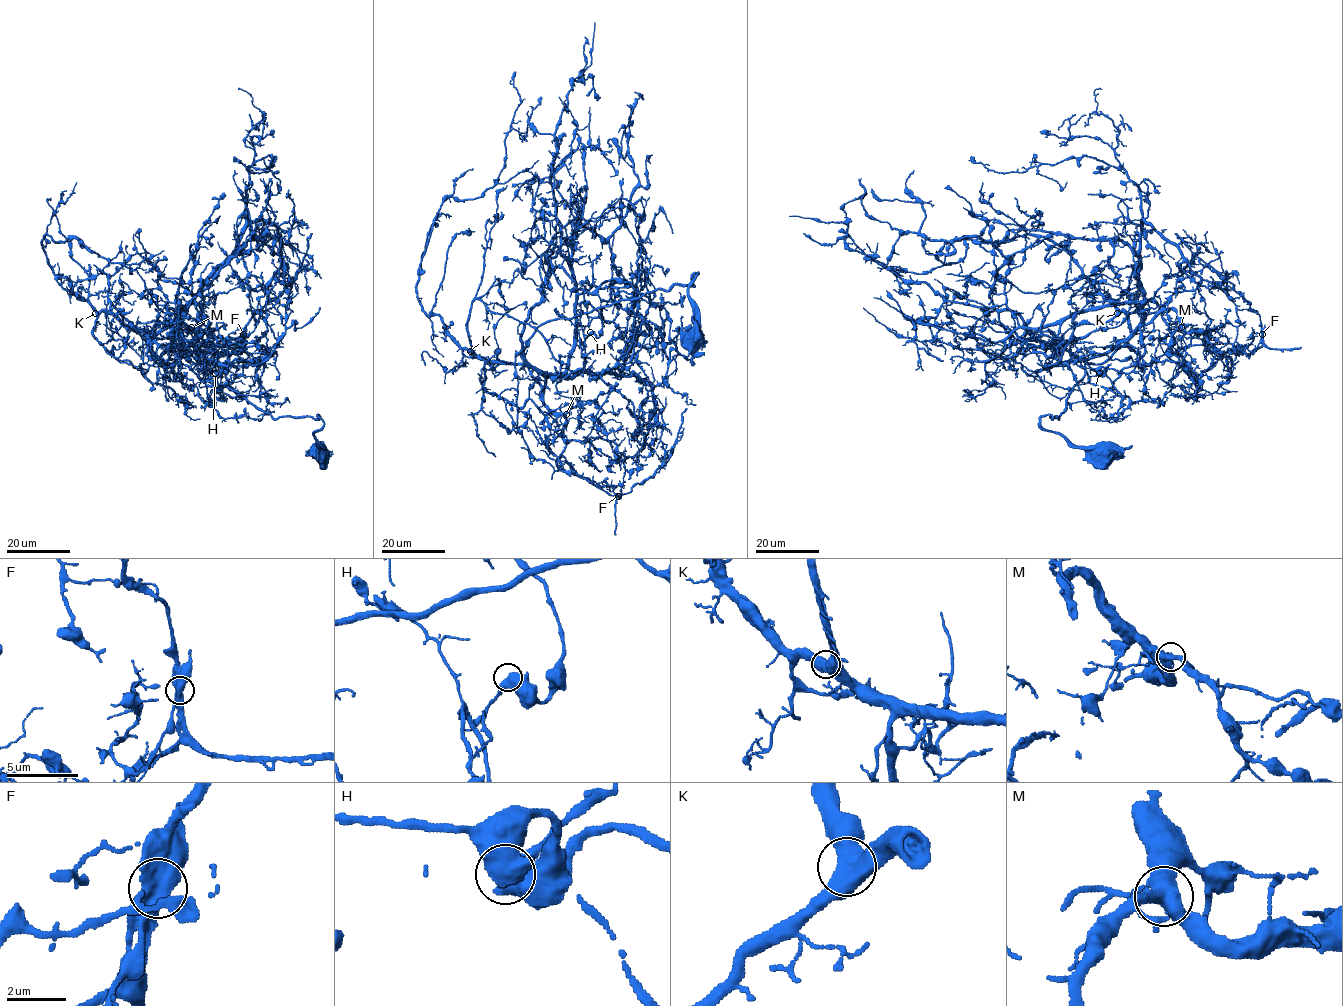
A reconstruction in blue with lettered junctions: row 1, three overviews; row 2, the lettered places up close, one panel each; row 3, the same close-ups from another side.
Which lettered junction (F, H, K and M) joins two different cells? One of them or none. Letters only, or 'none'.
F

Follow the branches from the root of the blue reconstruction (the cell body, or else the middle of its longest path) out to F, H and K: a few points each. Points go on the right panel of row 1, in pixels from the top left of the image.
F: (1100, 453), (1039, 424), (1087, 363), (1165, 310), (1246, 353), (1262, 333)
H: (1100, 453), (1039, 419), (1058, 418), (1084, 365), (1125, 342), (1088, 358), (1034, 351), (1099, 373)
K: (1100, 453), (1071, 445), (1039, 419), (1058, 418), (1084, 365), (1103, 364), (1125, 342), (1129, 318), (1117, 313)

